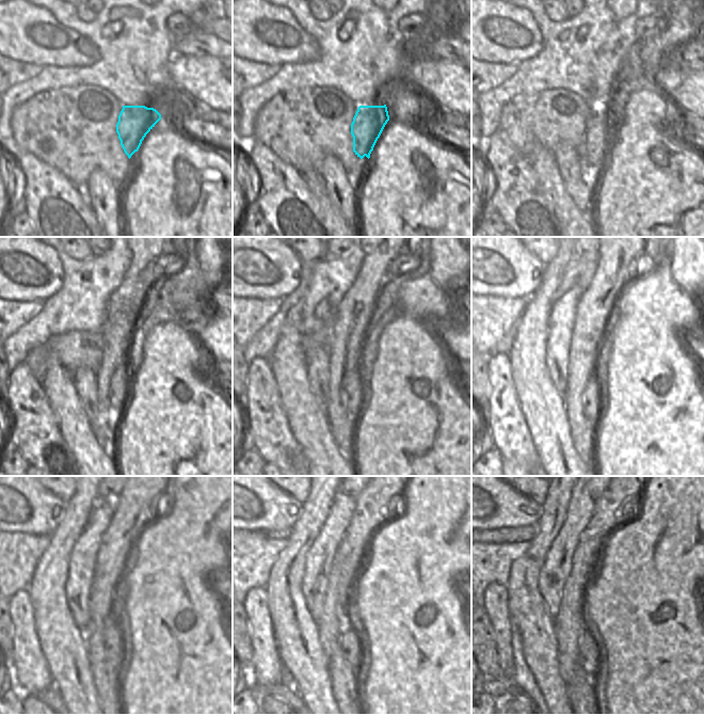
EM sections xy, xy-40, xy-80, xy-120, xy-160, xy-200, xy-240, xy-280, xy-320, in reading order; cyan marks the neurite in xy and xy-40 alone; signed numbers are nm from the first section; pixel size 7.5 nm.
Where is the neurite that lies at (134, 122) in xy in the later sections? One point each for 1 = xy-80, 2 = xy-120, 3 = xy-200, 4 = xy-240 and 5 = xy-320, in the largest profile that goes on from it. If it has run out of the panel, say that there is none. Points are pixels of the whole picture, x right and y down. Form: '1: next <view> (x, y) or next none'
1: next xy-80 (600, 129)
2: next xy-120 (118, 391)
3: next xy-200 (593, 392)
4: next xy-240 (112, 634)
5: next xy-320 (589, 660)

